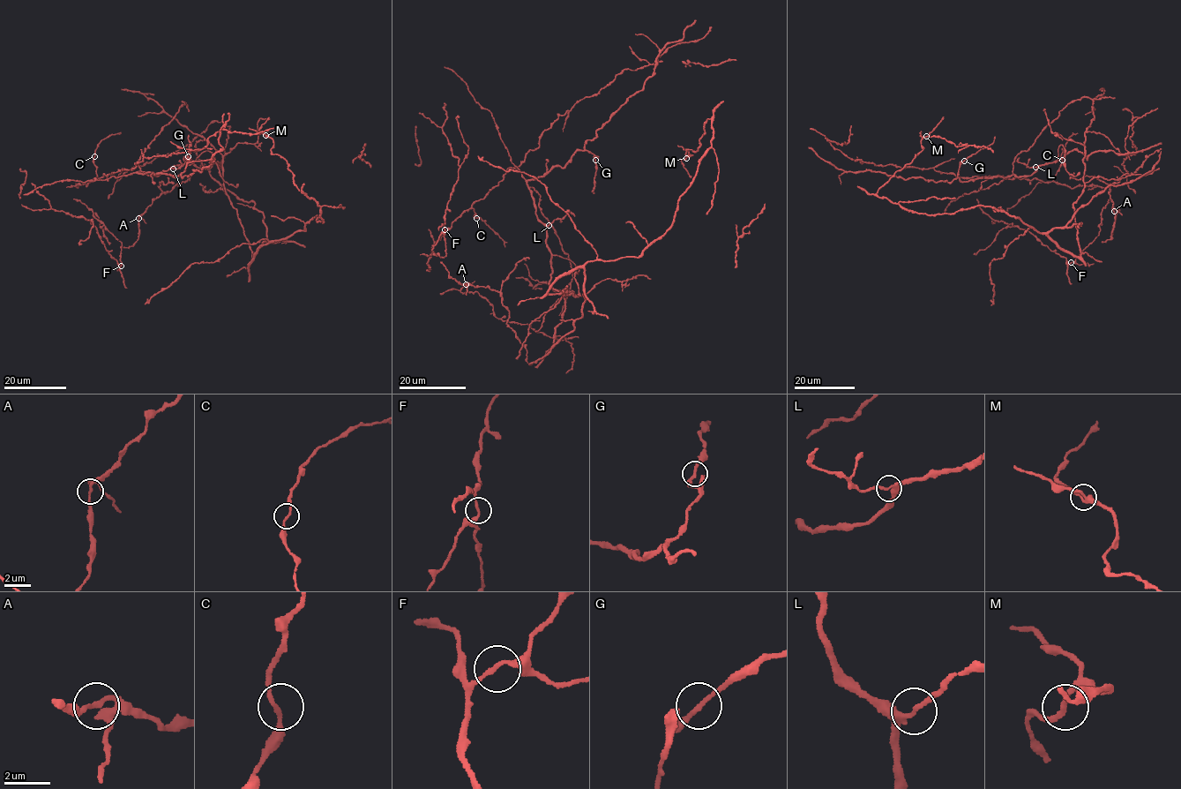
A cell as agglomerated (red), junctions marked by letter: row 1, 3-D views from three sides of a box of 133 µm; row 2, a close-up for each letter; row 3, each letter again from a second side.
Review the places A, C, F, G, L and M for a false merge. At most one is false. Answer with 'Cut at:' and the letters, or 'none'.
Cut at: none

